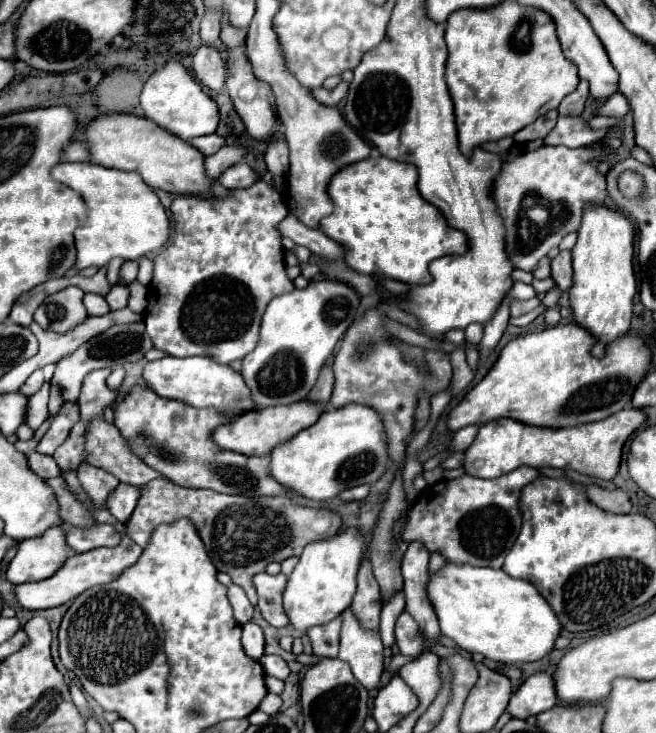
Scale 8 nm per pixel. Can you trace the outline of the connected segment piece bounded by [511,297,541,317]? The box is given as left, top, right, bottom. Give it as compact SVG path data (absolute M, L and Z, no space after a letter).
M535 297L535 299L529 299L529 301L515 301L511 303L511 317L521 317L525 313L529 313L531 309L535 309L541 301Z

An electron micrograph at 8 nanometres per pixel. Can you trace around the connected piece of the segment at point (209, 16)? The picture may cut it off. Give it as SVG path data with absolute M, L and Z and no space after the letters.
M205 9L203 21L201 21L201 41L209 45L219 43L219 11L209 11Z

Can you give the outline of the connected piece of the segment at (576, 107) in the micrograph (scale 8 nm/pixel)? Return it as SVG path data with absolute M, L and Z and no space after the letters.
M581 81L579 83L579 87L573 91L573 93L569 93L563 101L561 101L561 105L557 107L557 111L559 111L559 115L581 115L581 111L583 111L583 107L585 107L585 101L587 101L587 95L589 95L589 87L585 85L585 81Z

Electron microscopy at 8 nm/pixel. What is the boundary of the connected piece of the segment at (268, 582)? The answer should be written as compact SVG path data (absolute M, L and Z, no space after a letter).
M259 573L253 577L257 595L259 595L259 609L261 615L267 623L271 623L273 627L287 627L289 625L289 617L283 611L281 605L281 597L287 585L287 577L283 573L279 575L267 575L267 573Z

